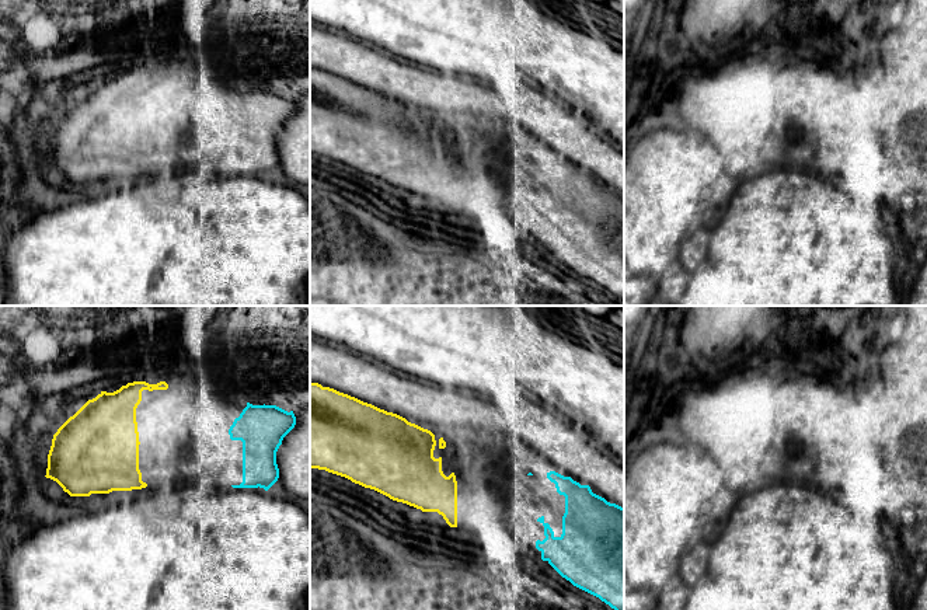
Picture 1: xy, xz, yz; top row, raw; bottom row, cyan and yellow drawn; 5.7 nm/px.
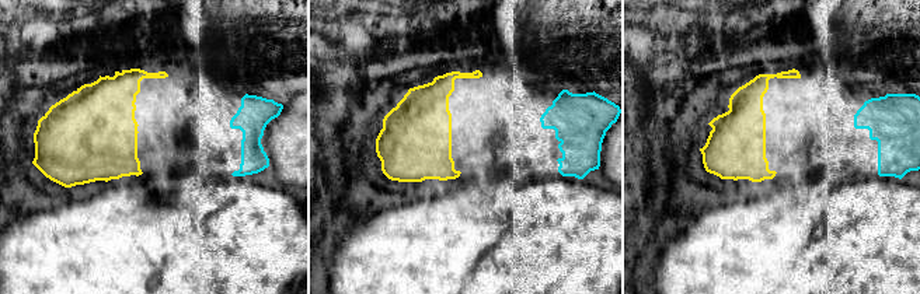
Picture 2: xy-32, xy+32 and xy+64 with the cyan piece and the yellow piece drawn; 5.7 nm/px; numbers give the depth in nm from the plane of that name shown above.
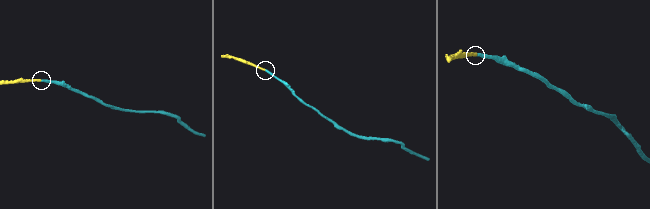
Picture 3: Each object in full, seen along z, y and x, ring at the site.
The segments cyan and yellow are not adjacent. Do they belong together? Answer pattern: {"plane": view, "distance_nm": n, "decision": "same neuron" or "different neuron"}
{"plane": "xz", "distance_nm": 400, "decision": "same neuron"}

